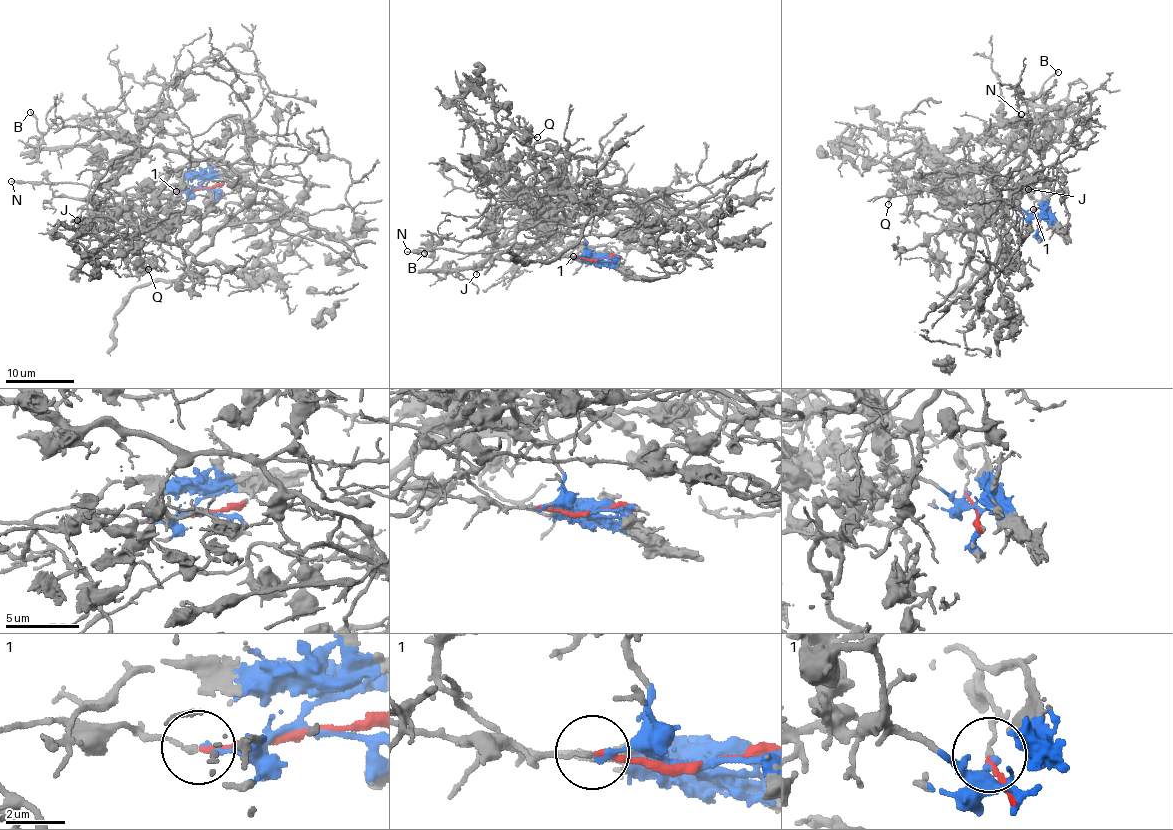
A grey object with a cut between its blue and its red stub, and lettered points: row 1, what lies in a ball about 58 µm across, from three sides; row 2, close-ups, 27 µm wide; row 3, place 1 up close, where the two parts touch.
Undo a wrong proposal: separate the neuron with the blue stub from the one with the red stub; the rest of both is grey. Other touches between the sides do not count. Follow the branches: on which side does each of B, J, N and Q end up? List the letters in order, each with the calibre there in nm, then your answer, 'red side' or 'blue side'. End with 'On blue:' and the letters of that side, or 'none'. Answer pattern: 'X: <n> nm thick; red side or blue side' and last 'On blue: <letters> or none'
B: 170 nm thick; blue side
J: 140 nm thick; blue side
N: 150 nm thick; red side
Q: 150 nm thick; blue side
On blue: B, J, Q

